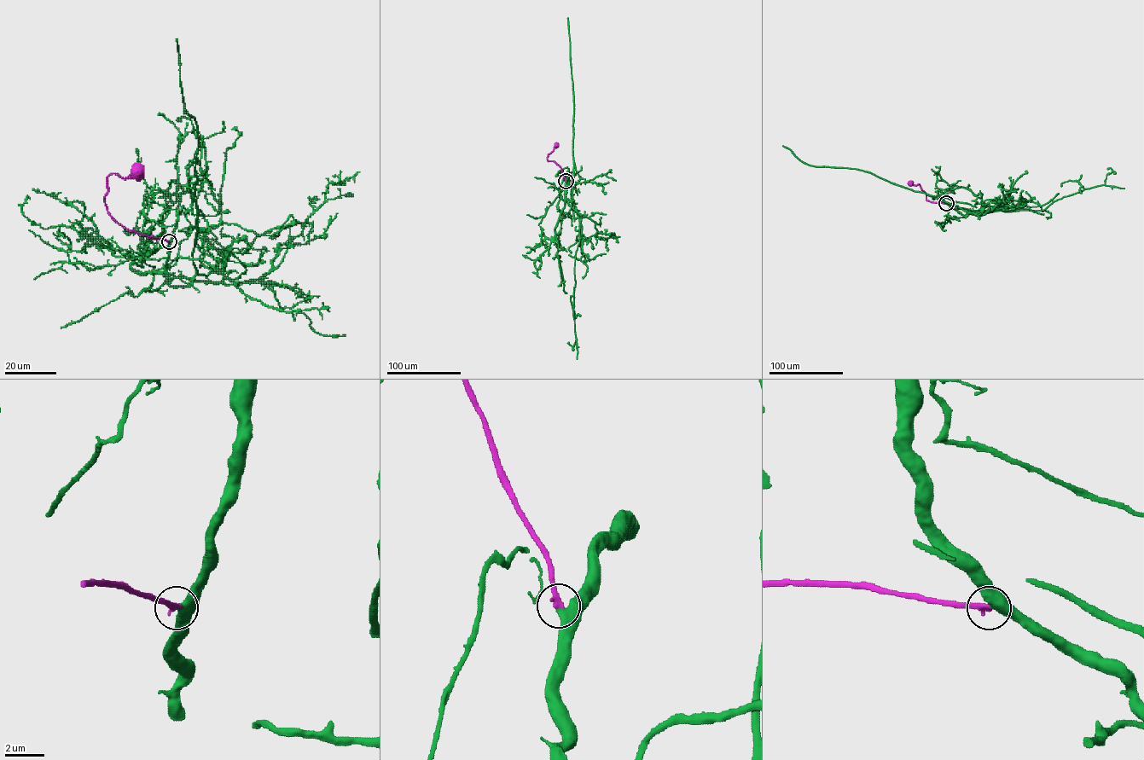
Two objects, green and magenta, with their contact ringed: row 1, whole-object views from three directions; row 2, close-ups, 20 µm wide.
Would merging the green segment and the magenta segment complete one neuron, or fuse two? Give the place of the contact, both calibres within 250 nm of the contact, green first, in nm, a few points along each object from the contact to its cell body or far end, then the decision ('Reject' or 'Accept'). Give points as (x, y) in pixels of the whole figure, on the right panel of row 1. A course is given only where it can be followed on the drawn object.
Place: (946, 203). Thickness 500 nm (green) against 280 nm. Course of green: (945, 203), (943, 194), (951, 188), (945, 194), (933, 196), (859, 170), (810, 165), (783, 146). Course of magenta: (945, 203), (926, 200), (920, 185), (909, 182). Accept

